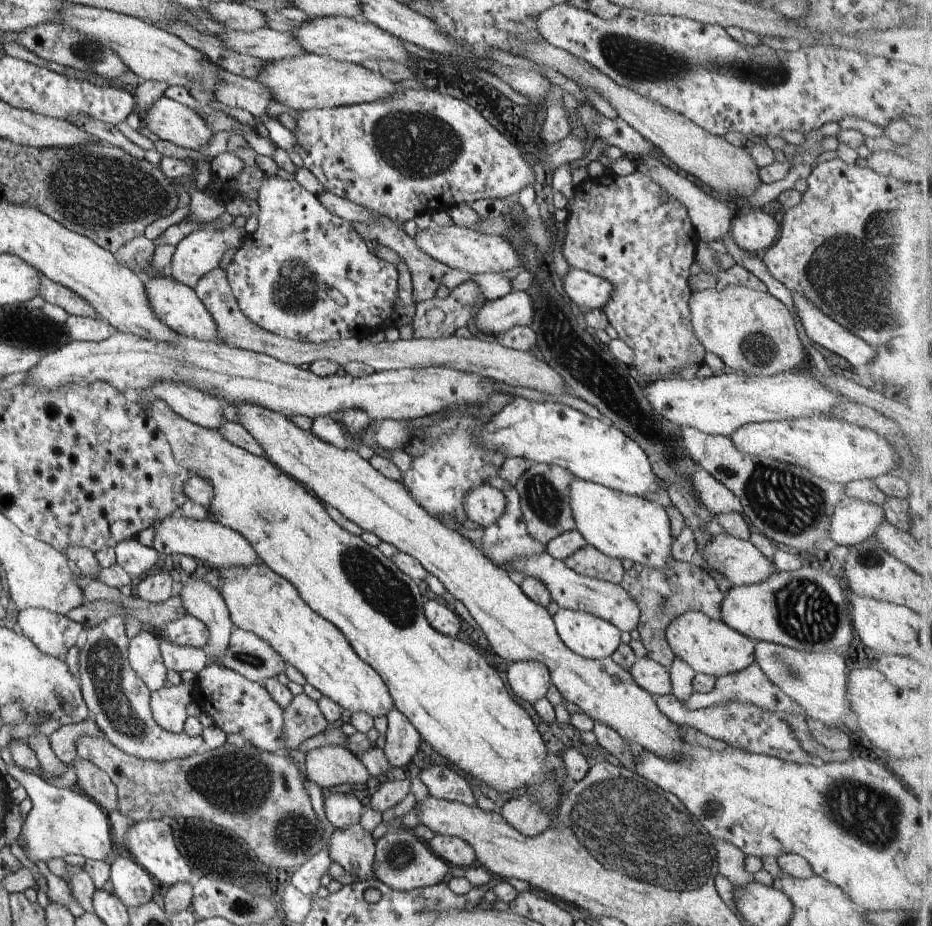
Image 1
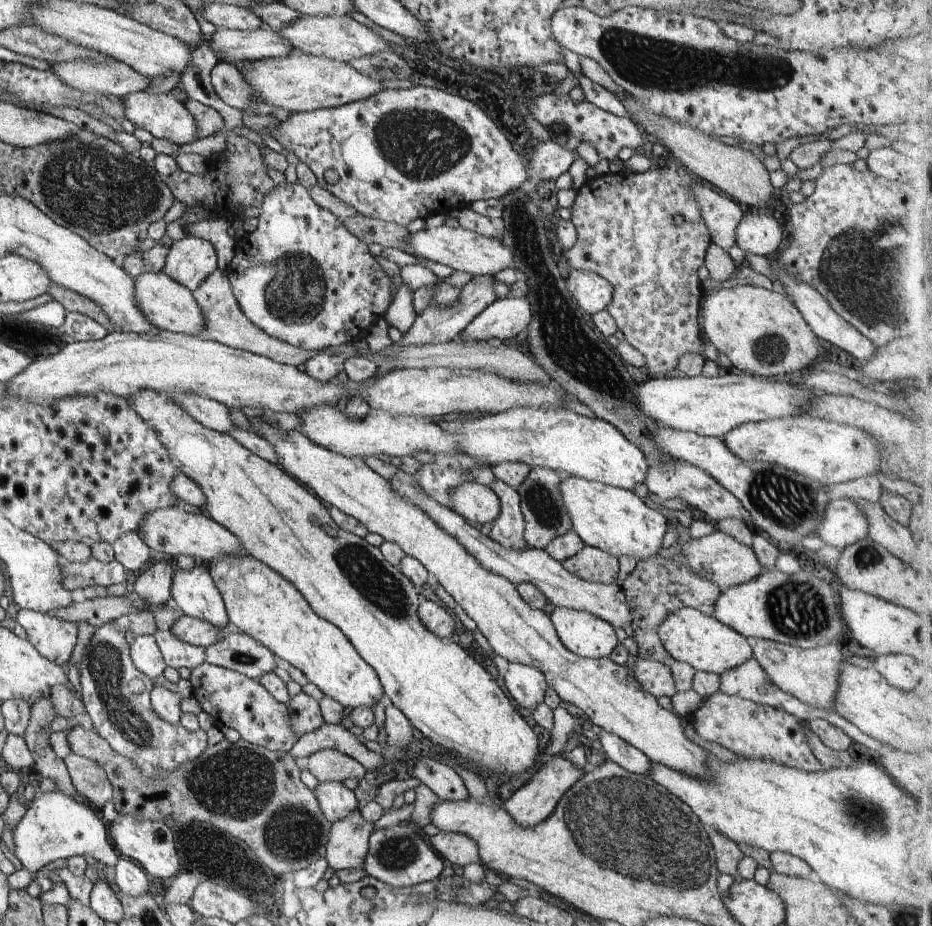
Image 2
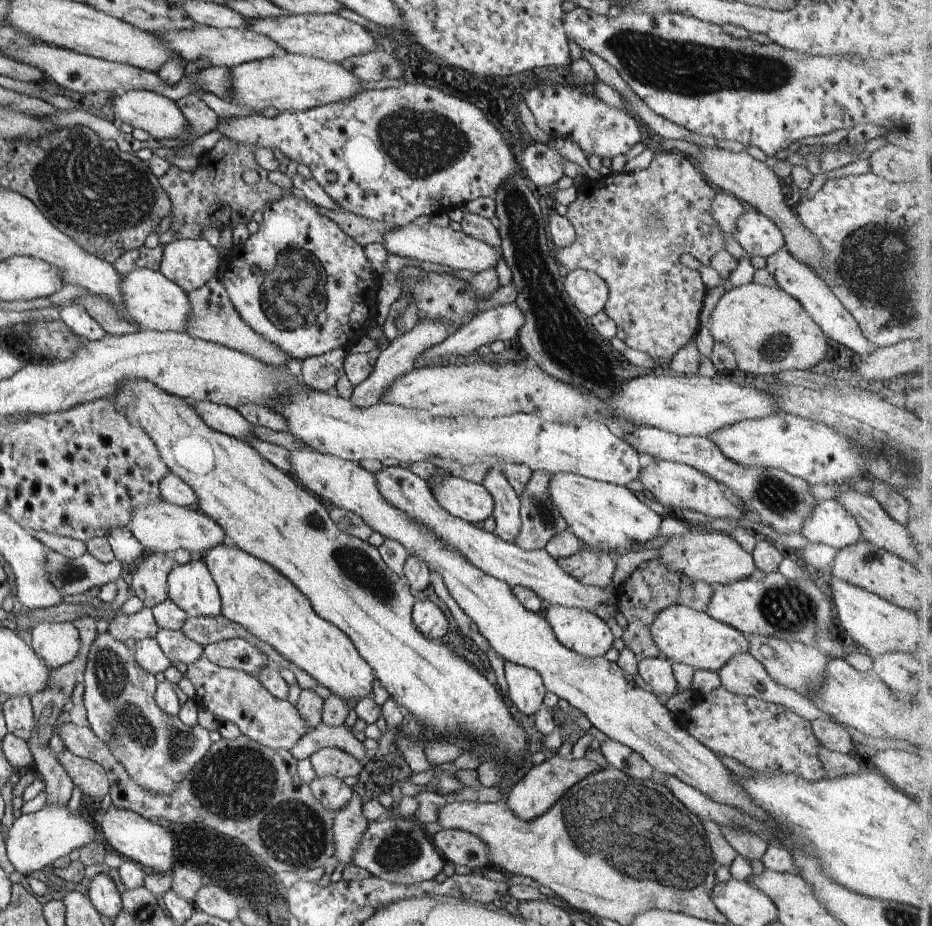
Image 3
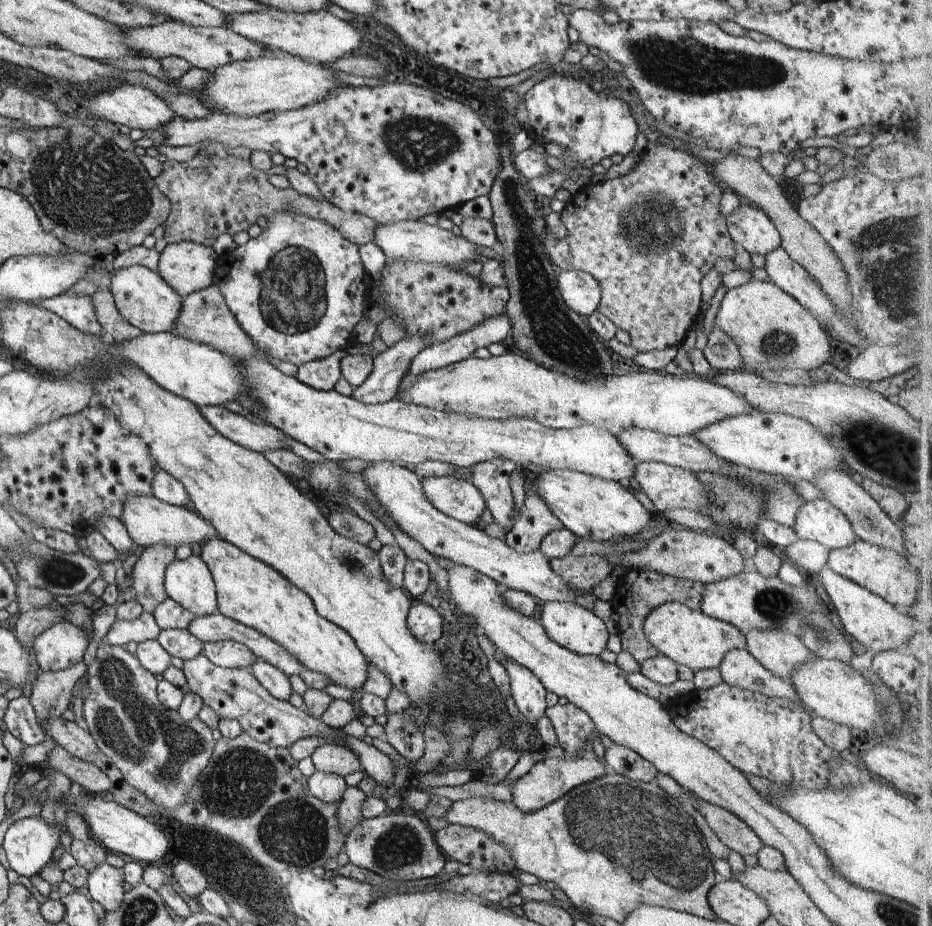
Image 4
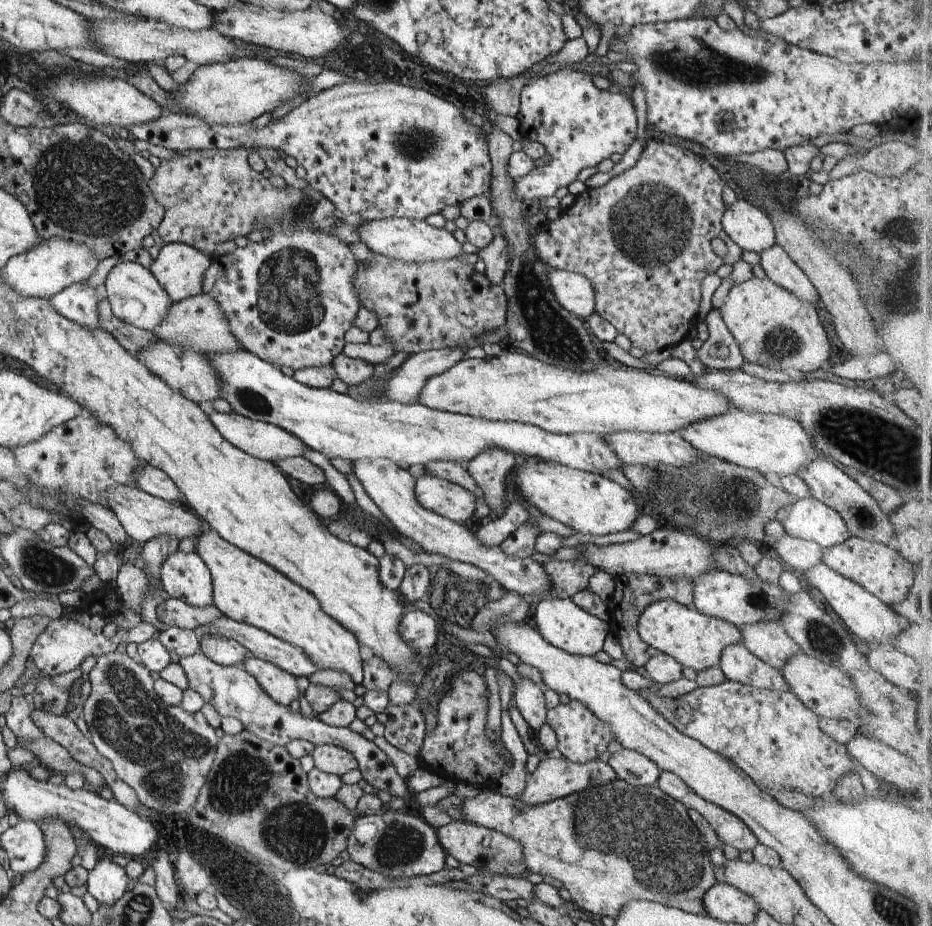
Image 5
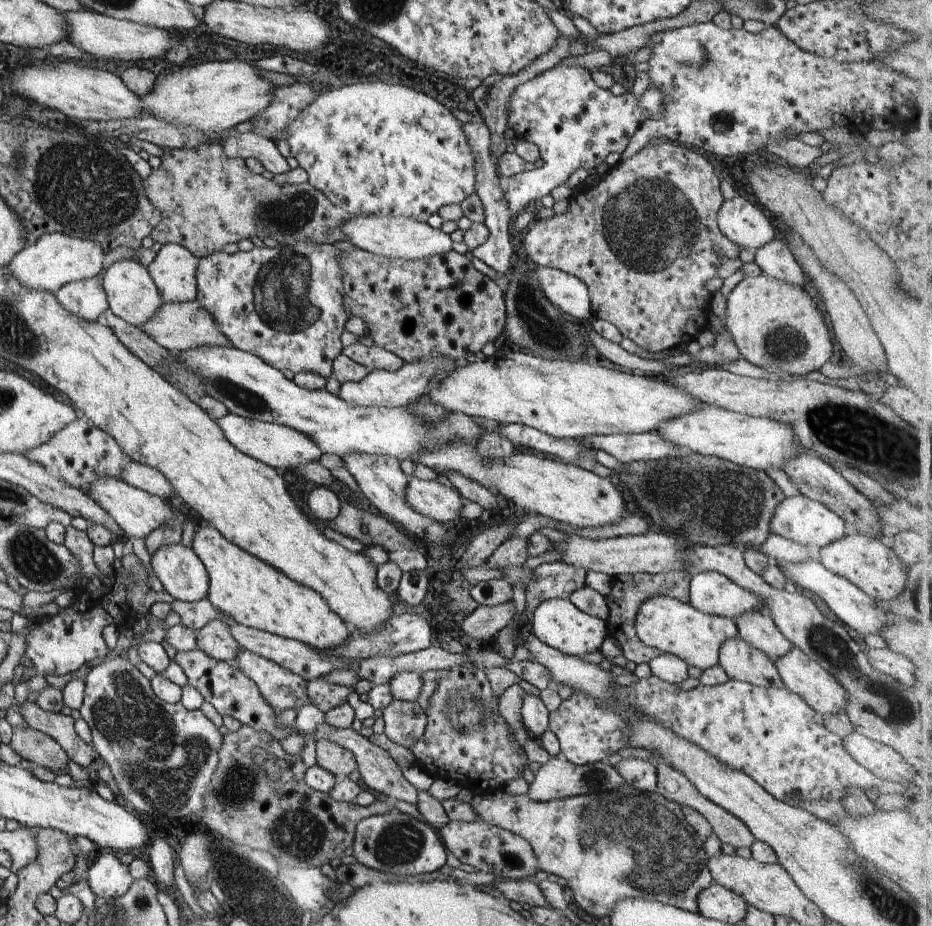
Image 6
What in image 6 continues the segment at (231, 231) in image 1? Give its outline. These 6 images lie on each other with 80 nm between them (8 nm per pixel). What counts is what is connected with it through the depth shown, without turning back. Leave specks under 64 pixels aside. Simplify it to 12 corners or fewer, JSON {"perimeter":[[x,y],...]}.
{"perimeter":[[162,245],[146,267],[164,303],[197,300],[200,259]]}

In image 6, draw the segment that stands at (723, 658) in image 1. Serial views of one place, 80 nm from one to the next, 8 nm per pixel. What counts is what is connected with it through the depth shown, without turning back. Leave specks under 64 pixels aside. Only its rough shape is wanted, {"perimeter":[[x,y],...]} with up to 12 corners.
{"perimeter":[[648,597],[635,616],[647,647],[703,670],[739,634],[731,618]]}

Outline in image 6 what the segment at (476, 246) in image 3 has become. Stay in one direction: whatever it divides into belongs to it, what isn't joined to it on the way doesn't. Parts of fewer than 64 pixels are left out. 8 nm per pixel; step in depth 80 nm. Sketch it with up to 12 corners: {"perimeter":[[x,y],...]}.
{"perimeter":[[353,215],[355,247],[416,260],[452,250],[450,235],[419,220]]}

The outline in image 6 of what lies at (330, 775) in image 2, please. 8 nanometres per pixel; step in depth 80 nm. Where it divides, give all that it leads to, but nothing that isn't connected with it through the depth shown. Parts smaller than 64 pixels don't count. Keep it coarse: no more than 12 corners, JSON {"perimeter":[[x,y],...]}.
{"perimeter":[[318,739],[317,764],[337,778],[358,768],[354,754]]}

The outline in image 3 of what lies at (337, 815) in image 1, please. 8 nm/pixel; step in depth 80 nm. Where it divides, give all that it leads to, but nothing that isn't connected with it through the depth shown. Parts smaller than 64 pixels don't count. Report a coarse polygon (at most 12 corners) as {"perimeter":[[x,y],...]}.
{"perimeter":[[326,775],[309,782],[313,795],[338,812],[353,790],[344,779]]}

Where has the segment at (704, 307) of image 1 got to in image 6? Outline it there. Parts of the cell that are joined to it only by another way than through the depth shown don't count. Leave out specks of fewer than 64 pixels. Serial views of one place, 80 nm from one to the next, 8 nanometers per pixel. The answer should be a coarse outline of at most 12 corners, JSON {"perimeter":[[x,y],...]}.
{"perimeter":[[762,274],[726,299],[740,354],[791,376],[834,352],[804,287]]}

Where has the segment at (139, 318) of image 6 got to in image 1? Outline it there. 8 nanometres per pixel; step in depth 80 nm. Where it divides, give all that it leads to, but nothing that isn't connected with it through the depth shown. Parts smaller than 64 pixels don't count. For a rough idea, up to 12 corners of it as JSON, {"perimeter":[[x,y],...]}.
{"perimeter":[[164,275],[144,284],[152,312],[178,335],[220,341],[193,288]]}

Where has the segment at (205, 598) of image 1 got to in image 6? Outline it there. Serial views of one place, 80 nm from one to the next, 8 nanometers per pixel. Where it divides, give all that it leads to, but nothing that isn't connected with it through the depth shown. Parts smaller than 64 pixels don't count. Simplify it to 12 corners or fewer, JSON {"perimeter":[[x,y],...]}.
{"perimeter":[[160,546],[151,566],[178,601],[207,598],[209,576],[190,547]]}

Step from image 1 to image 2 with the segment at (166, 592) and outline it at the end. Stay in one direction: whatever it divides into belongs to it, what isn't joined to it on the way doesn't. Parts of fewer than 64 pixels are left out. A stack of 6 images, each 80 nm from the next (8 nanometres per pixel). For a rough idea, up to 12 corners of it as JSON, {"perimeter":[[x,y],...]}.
{"perimeter":[[148,562],[134,596],[149,604],[171,600],[172,567]]}

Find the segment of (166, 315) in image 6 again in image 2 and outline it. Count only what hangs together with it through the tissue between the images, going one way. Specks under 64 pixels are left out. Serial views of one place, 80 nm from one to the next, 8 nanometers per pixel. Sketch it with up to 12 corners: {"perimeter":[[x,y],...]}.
{"perimeter":[[219,268],[192,291],[205,338],[295,367],[316,354],[240,310]]}

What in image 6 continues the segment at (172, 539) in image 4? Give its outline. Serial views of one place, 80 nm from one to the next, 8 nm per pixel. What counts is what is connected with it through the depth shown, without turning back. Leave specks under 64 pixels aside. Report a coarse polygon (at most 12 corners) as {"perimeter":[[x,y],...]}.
{"perimeter":[[122,478],[93,480],[87,494],[123,537],[146,538],[186,517]]}

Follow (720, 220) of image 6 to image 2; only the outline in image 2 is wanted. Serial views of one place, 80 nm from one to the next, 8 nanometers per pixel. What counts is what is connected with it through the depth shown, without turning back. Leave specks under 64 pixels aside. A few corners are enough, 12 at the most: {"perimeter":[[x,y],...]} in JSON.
{"perimeter":[[743,214],[737,246],[769,258],[786,230],[772,214]]}

